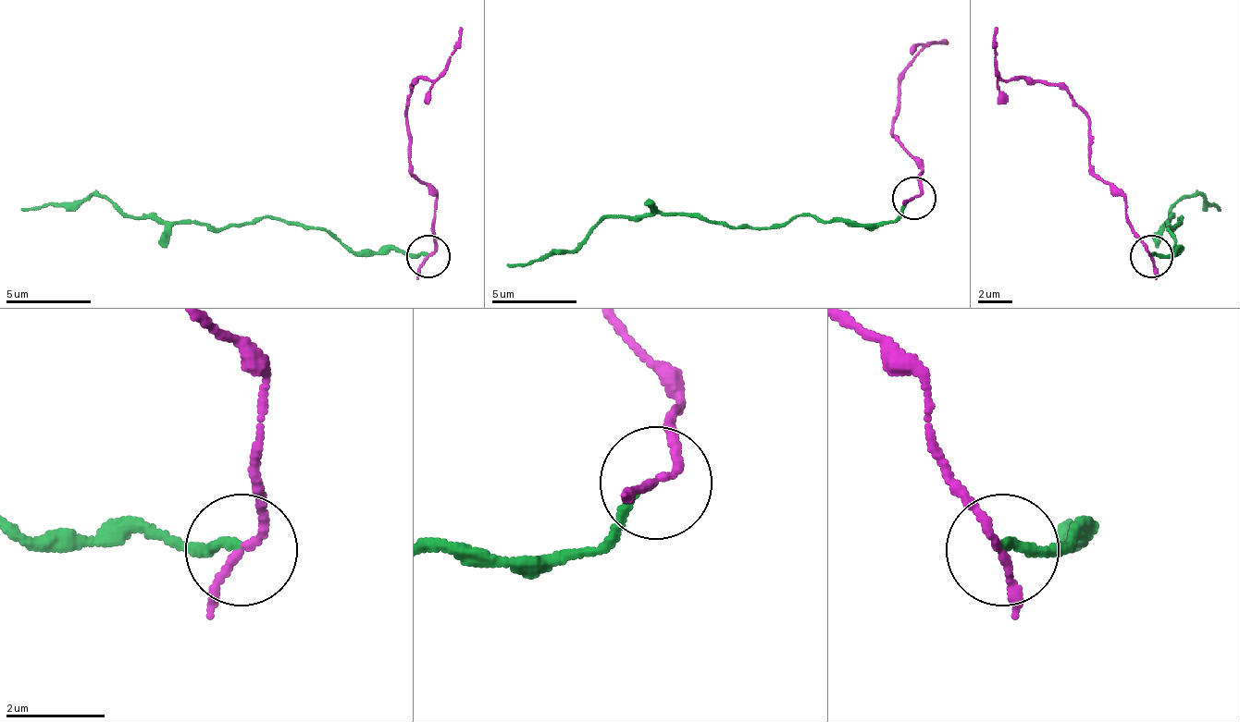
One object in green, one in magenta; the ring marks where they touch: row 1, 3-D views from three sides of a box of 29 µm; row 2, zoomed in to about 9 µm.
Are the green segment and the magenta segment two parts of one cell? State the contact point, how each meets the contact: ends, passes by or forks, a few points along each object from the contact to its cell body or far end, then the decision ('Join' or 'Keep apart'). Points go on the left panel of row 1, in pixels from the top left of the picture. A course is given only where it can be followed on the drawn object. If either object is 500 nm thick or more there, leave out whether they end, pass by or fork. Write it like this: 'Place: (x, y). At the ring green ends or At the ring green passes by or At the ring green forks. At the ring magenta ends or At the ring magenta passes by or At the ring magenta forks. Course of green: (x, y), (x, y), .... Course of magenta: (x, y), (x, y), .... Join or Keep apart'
Place: (428, 256). At the ring green ends. At the ring magenta passes by. Course of green: (429, 255), (348, 250), (322, 229), (279, 216), (215, 229), (120, 212), (91, 195), (22, 212). Course of magenta: (429, 255), (433, 195), (408, 161), (408, 96), (412, 83), (433, 79), (446, 67), (464, 28). Keep apart

